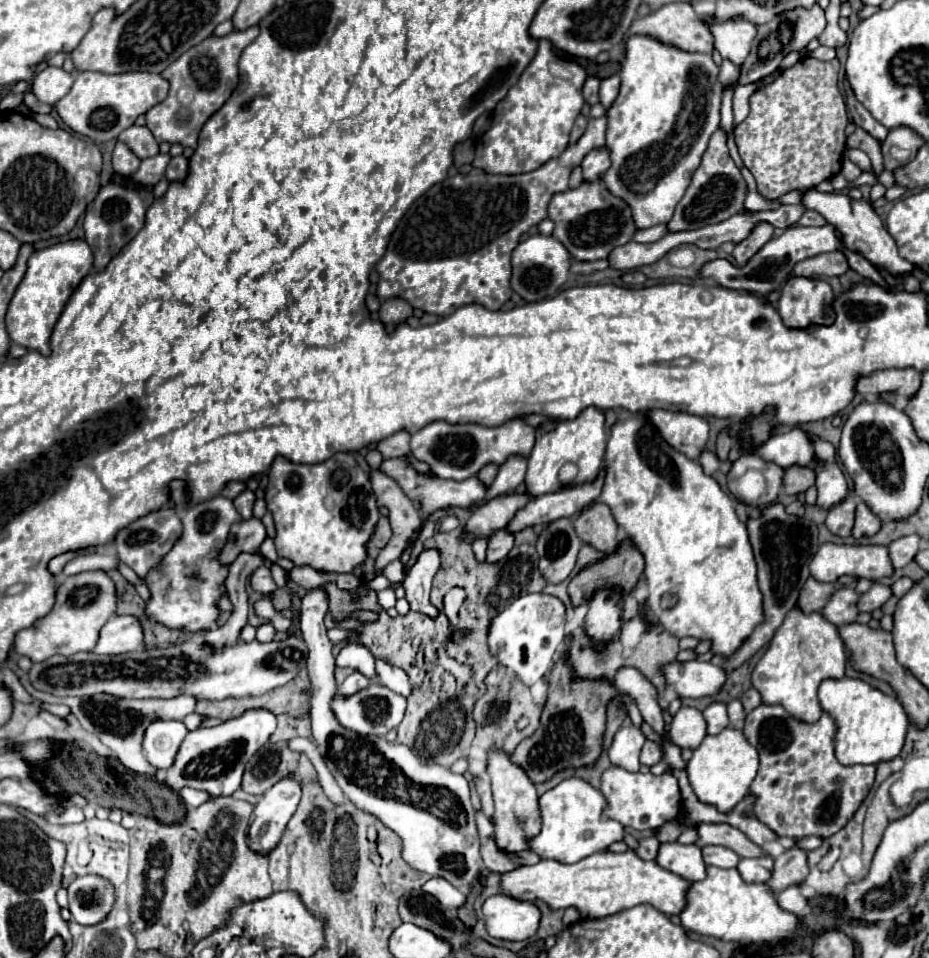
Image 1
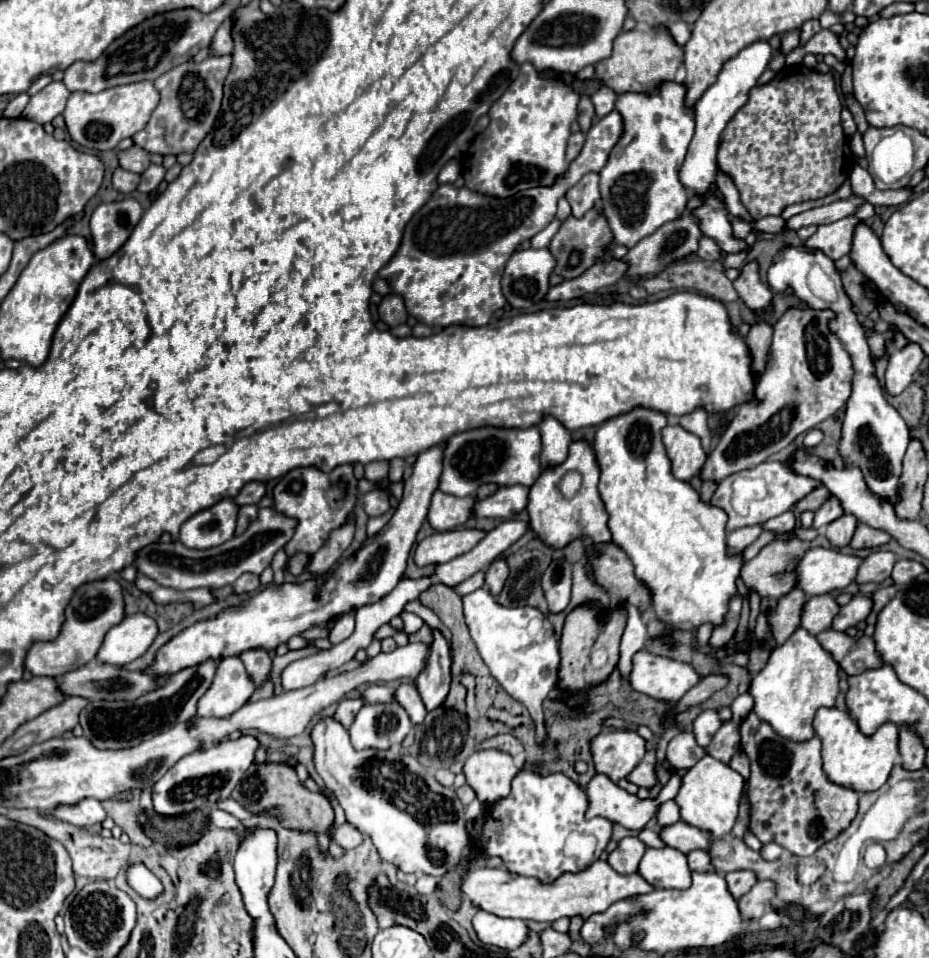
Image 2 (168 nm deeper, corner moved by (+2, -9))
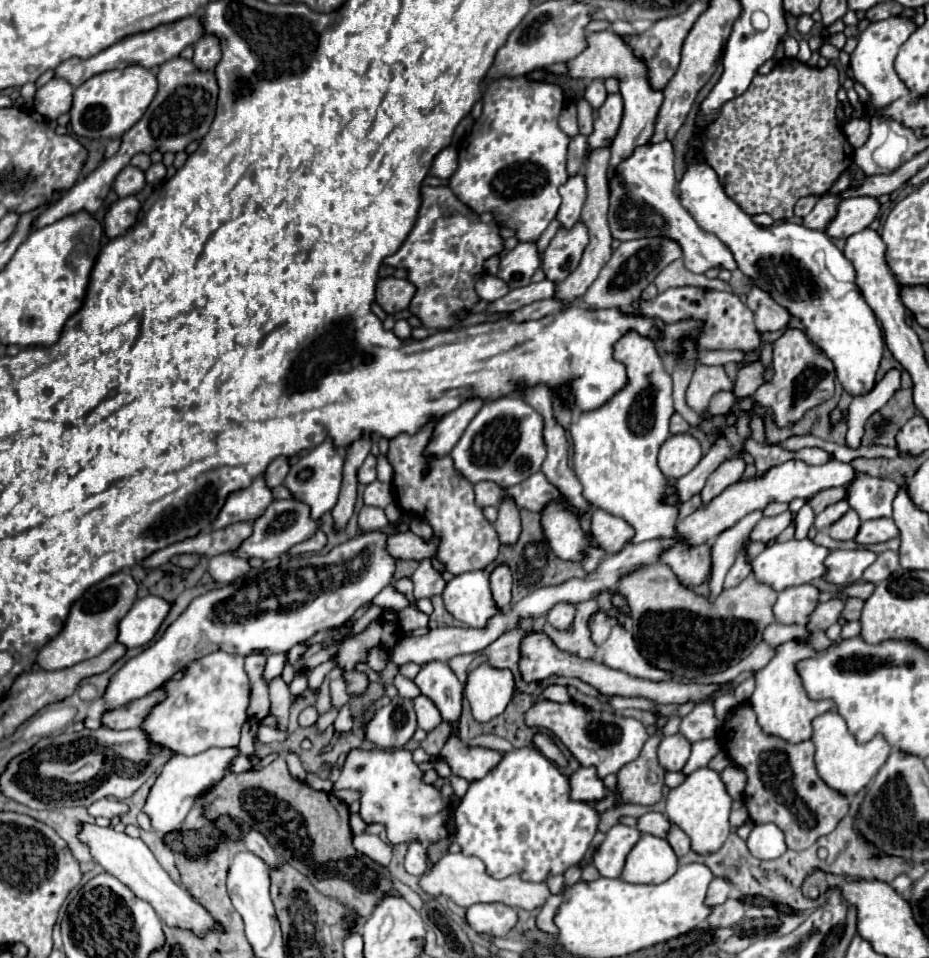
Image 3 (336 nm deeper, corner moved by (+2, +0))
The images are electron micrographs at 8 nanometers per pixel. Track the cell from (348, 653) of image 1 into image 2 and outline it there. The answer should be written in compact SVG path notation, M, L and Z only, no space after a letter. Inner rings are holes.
M370 685L364 691L364 699L368 703L388 703L388 701L392 701L392 695L394 695L394 691L386 689L384 685Z

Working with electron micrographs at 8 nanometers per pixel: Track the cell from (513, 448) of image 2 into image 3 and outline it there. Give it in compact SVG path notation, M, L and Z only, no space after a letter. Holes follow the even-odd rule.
M504 396L498 400L488 400L470 422L450 456L454 458L456 470L472 484L480 480L492 480L506 490L540 470L546 458L542 432L544 418L532 406L522 402L522 398Z

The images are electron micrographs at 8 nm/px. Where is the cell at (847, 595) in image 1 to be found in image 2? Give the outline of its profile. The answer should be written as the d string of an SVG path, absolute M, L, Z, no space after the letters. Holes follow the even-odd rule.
M816 595L806 603L806 611L802 615L802 627L812 635L818 635L826 629L832 629L832 621L838 615L840 605L832 595Z

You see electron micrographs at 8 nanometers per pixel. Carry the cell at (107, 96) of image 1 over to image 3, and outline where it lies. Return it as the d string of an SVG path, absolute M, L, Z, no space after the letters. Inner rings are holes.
M128 66L126 70L108 70L96 74L74 90L74 102L70 108L72 130L86 138L120 138L142 118L156 96L156 90L156 74L152 70L142 70L142 66Z

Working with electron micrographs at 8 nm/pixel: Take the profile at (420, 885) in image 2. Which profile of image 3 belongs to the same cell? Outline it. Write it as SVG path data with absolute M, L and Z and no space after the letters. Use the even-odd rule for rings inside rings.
M418 840L408 844L408 852L406 852L404 864L406 864L406 870L410 874L414 874L414 876L418 876L418 874L422 874L422 870L426 870L426 866L428 866L426 848Z

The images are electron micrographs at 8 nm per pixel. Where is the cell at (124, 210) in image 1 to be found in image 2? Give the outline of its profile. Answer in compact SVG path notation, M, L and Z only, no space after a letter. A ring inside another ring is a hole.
M132 197L98 205L90 217L92 251L96 259L104 261L112 257L126 243L130 237L128 229L132 229L140 217L142 207Z

